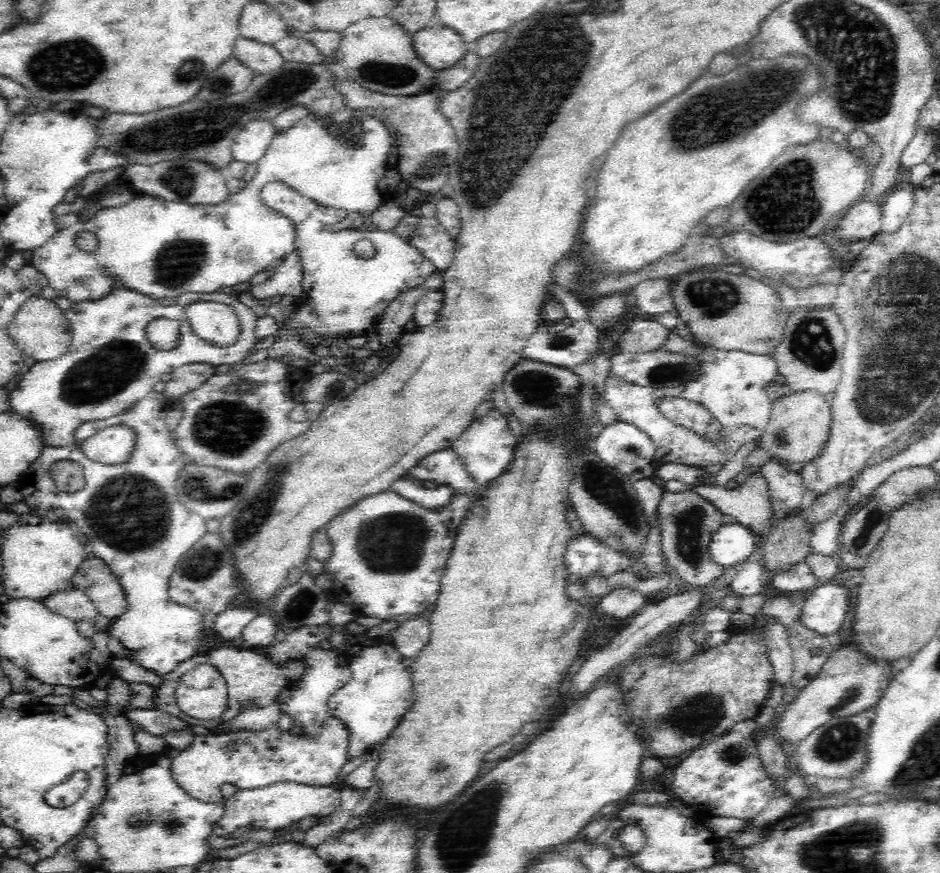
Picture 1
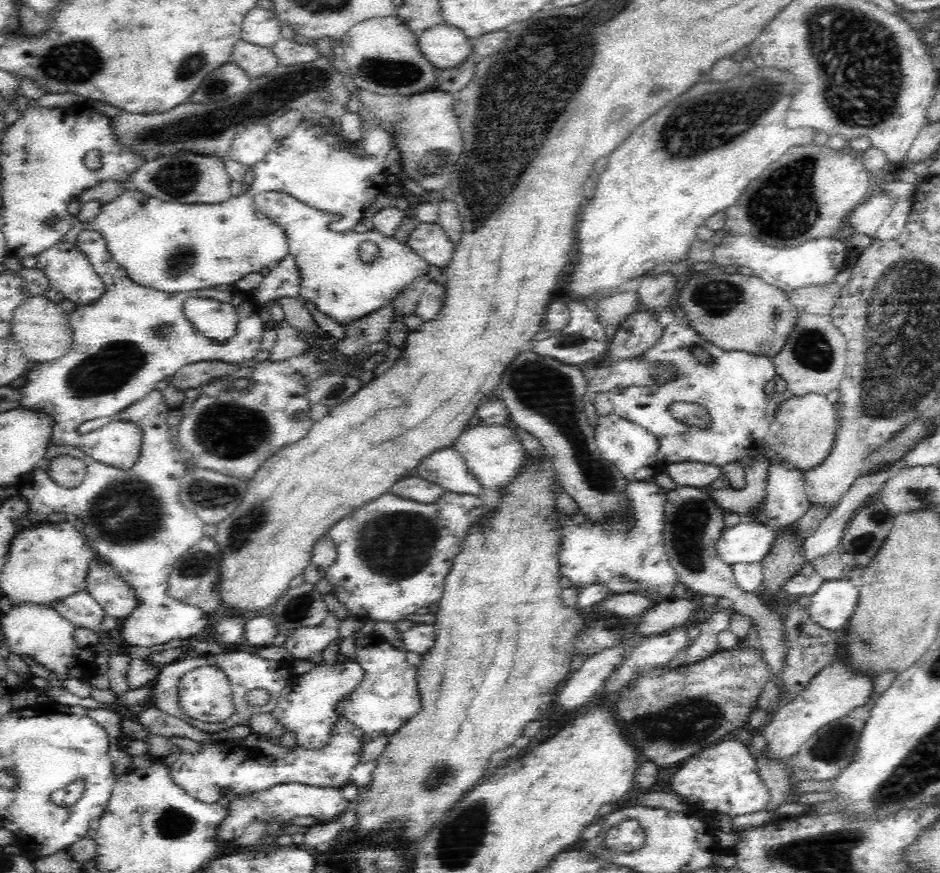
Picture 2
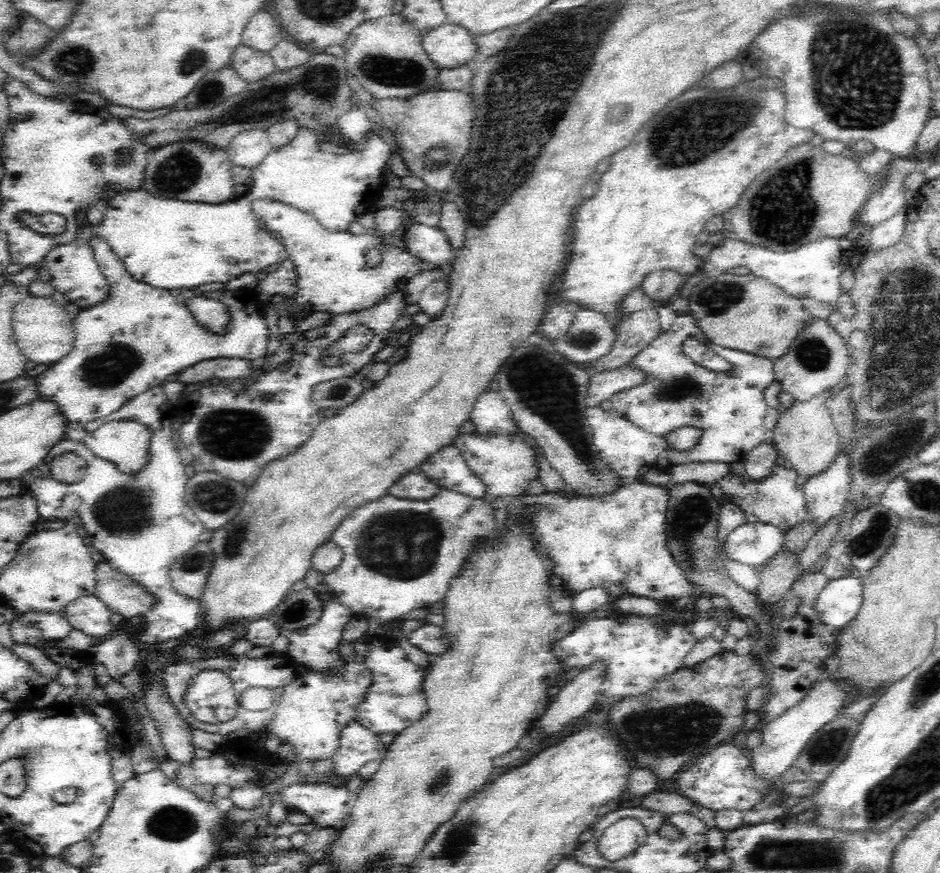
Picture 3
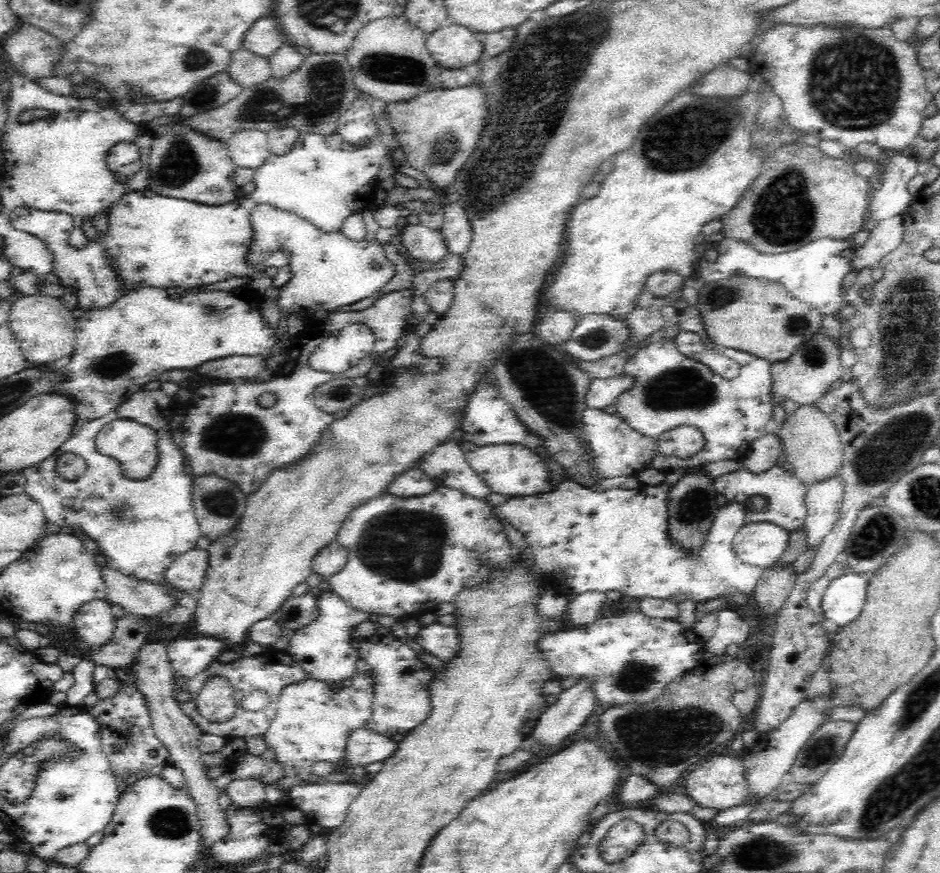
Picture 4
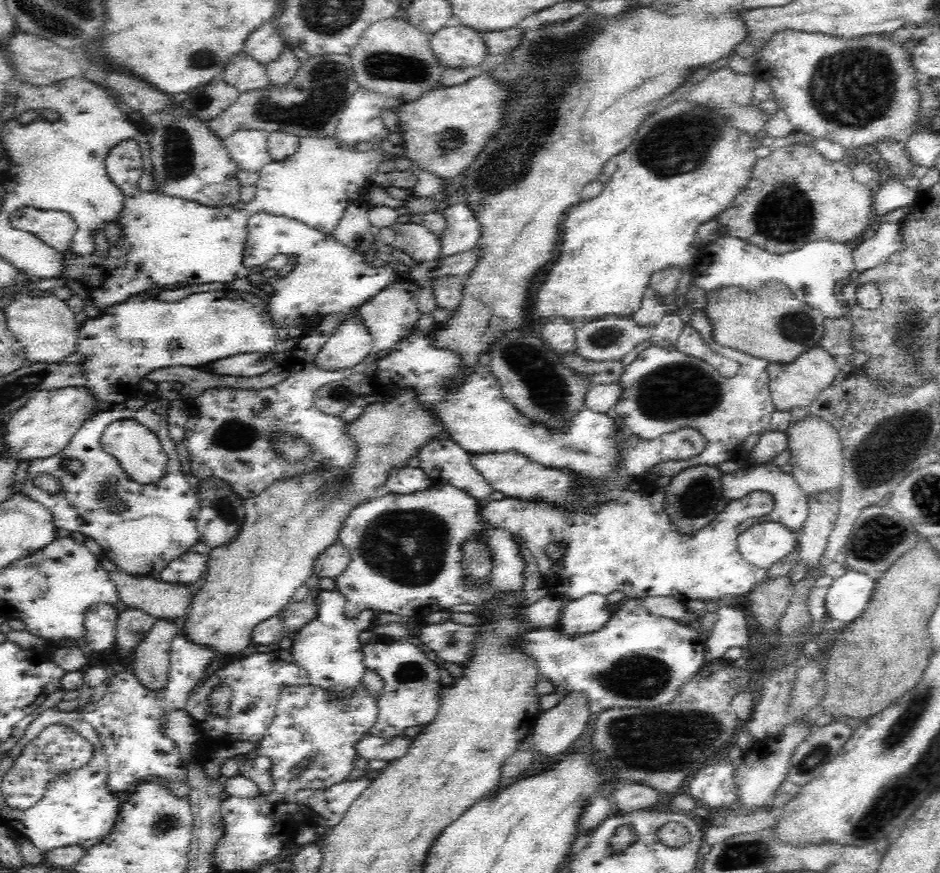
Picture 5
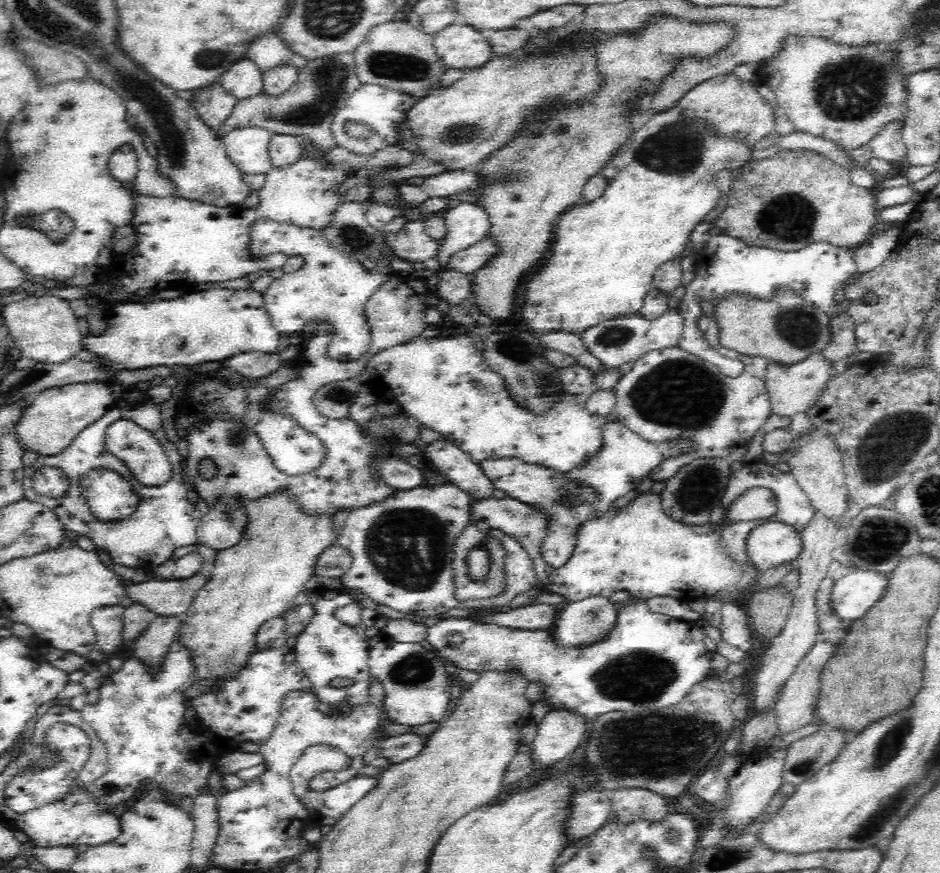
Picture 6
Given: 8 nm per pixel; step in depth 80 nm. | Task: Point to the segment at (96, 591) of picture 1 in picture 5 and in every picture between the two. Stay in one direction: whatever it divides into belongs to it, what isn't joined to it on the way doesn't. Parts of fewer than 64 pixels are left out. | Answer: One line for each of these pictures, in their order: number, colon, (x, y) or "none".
2: (115, 597)
3: (121, 595)
4: (138, 598)
5: (169, 601)

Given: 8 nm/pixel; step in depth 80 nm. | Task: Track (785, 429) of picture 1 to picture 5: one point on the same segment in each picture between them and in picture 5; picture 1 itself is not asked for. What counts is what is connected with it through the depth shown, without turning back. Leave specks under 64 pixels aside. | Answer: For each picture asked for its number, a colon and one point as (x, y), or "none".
2: (802, 430)
3: (805, 434)
4: (810, 441)
5: (816, 461)

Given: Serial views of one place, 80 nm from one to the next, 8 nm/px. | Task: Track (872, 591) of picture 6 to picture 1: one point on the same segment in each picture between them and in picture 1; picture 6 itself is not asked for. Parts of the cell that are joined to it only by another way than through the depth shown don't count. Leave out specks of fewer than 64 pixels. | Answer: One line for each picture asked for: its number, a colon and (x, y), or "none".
1: (826, 606)
2: (831, 607)
3: (838, 603)
4: (843, 601)
5: (848, 595)

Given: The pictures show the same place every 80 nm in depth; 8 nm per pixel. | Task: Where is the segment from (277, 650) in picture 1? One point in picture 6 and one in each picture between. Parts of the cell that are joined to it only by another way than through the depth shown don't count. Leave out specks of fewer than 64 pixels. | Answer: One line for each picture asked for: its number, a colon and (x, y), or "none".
2: (307, 643)
3: (317, 646)
4: (323, 649)
5: (328, 648)
6: (326, 650)

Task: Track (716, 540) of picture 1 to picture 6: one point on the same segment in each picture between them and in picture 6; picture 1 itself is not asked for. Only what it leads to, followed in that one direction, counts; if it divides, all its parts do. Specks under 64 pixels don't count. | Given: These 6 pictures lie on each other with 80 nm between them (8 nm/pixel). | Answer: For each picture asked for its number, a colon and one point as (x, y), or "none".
2: (748, 542)
3: (754, 544)
4: (762, 544)
5: (762, 545)
6: (768, 545)

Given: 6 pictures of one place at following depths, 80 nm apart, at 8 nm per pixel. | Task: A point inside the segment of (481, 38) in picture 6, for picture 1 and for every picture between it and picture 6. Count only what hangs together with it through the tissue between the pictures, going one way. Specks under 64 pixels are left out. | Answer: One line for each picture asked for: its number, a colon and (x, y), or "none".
1: (438, 47)
2: (444, 46)
3: (448, 46)
4: (452, 46)
5: (454, 46)

